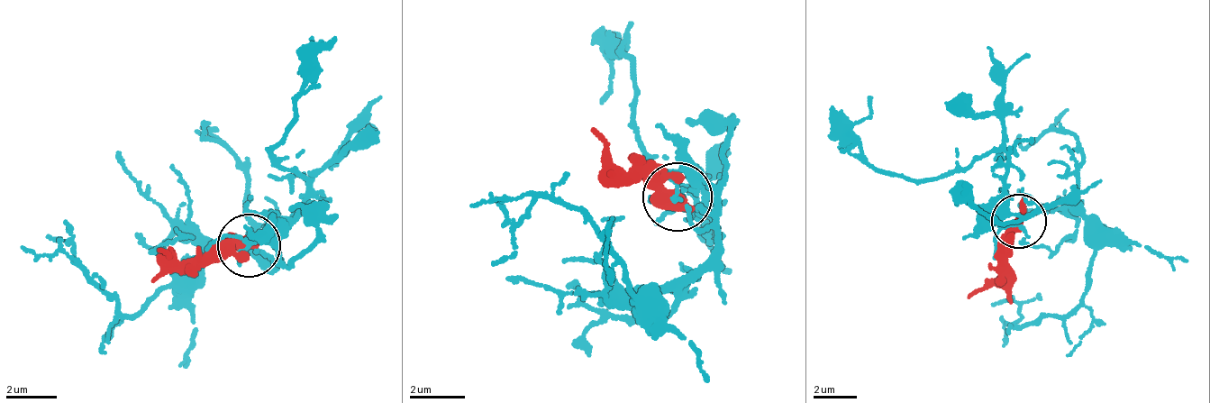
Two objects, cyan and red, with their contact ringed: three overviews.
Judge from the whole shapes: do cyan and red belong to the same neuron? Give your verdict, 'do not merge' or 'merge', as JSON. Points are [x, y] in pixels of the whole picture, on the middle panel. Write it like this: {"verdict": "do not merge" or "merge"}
{"verdict": "do not merge"}

